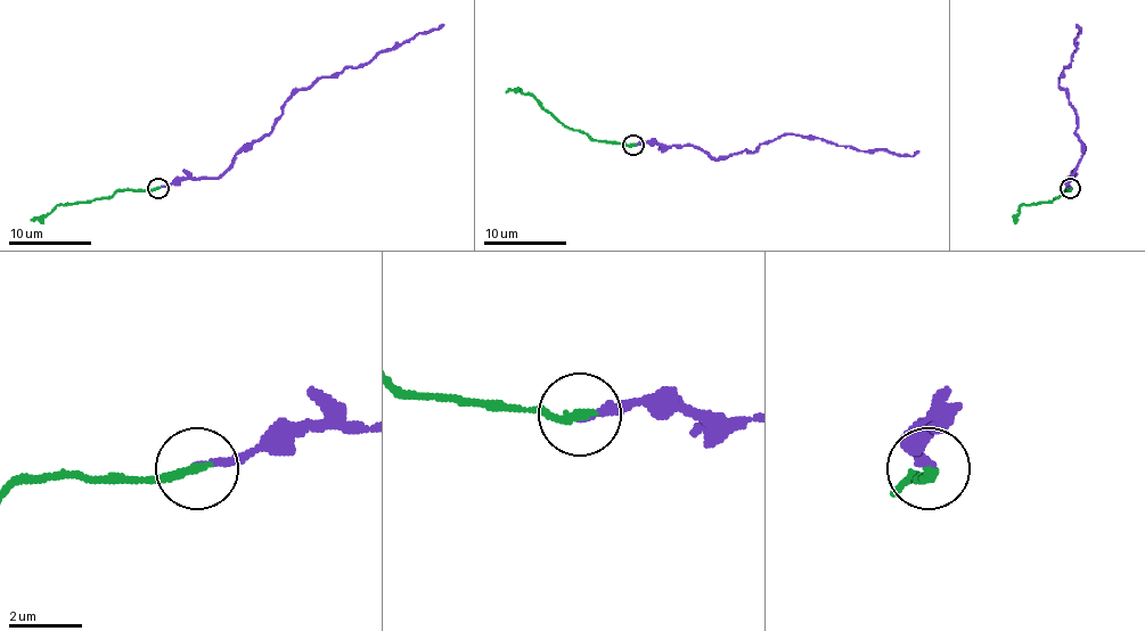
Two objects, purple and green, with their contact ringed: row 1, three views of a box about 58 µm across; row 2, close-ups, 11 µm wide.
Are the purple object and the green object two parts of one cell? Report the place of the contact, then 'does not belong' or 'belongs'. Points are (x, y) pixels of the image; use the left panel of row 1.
(157, 188) | belongs

